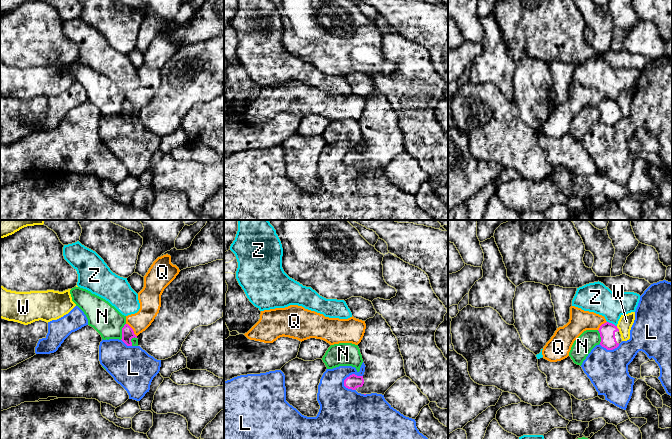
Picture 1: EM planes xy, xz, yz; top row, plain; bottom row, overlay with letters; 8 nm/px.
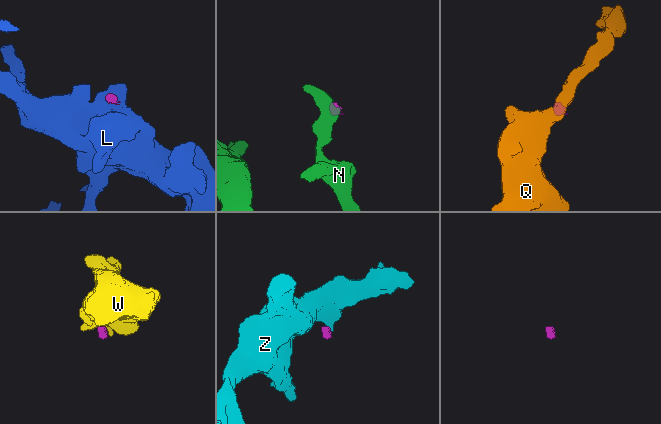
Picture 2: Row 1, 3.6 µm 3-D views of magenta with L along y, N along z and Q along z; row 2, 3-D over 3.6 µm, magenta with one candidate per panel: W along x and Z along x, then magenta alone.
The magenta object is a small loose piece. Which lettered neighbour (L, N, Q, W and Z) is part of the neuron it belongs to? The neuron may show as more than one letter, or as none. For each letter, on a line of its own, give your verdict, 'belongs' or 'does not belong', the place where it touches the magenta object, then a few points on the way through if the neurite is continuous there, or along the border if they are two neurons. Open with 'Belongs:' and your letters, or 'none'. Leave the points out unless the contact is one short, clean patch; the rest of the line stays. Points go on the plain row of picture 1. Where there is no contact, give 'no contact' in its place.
Belongs: none
L: does not belong | xz (350, 151) | along xz (362, 151), (350, 150), (344, 156), (343, 161)
N: does not belong | xy (122, 107) | along xy (125, 99), (120, 115)
Q: does not belong | xy (132, 106) | along xy (126, 99), (136, 112)
W: does not belong | yz (618, 105) | along yz (616, 102), (619, 107)
Z: does not belong | yz (611, 99) | along yz (607, 97), (616, 102)

